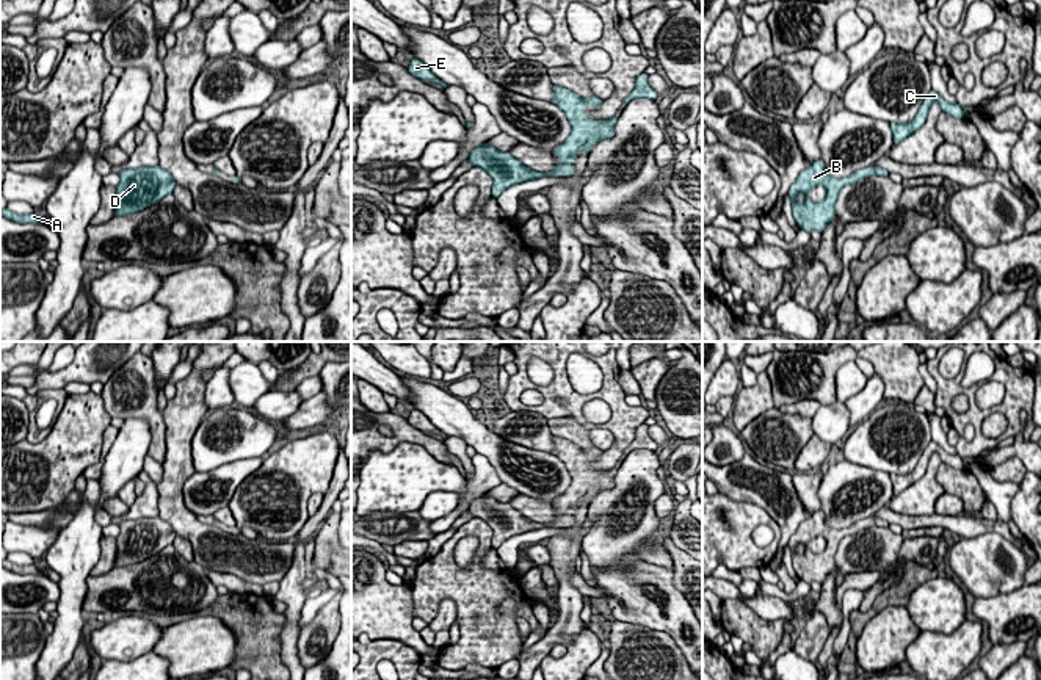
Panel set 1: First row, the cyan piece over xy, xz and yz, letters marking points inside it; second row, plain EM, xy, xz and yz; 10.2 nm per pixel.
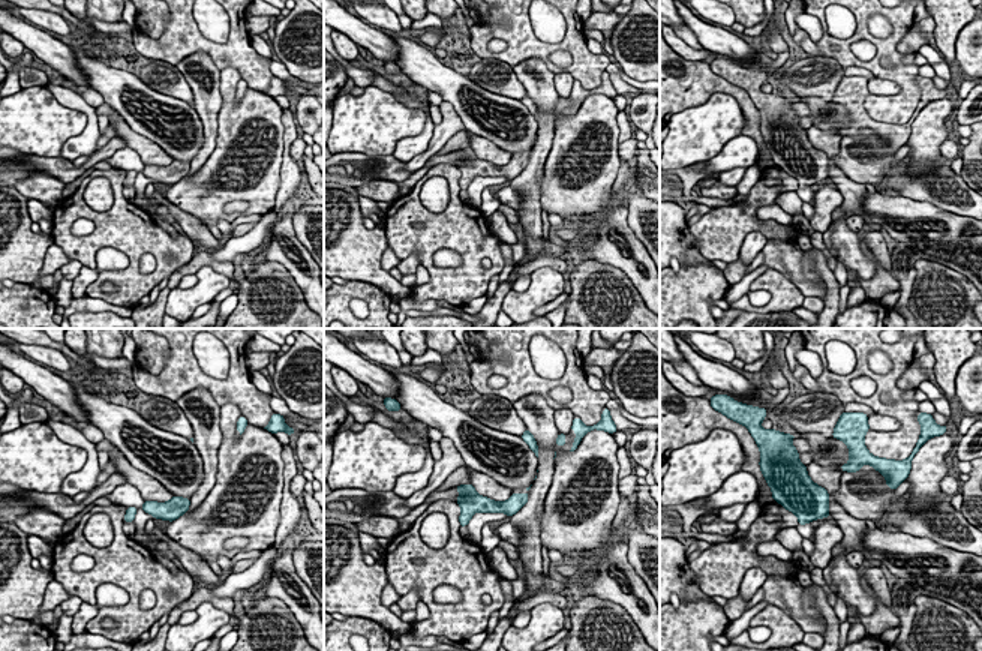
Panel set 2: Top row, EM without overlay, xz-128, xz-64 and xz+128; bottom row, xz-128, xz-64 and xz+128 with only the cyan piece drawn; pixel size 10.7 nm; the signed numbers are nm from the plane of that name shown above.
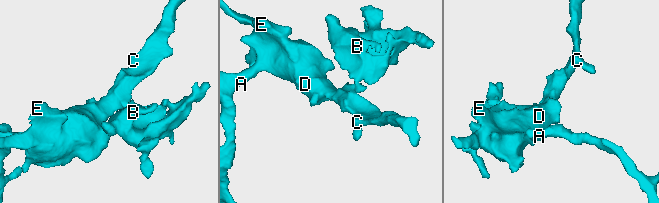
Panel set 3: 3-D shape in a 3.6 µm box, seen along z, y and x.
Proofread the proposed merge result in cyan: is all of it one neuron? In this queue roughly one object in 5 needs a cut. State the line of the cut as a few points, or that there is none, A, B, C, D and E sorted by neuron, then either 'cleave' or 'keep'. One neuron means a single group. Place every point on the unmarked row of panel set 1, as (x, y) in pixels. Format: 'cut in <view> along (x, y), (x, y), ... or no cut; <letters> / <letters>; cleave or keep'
no cut; A B C D E; keep

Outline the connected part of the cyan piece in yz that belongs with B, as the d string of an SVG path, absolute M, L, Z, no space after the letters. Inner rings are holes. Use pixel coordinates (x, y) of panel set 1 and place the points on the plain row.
M822 511L814 512L809 519L801 522L796 533L792 534L789 541L792 564L796 577L806 583L823 583L836 566L836 553L840 541L845 536L858 534L859 531L867 530L872 525L883 528L889 526L889 523L880 517L869 517L854 522L848 528L834 530L826 525ZM817 536L822 536L826 541L826 547L822 553L812 553L807 548L807 544Z

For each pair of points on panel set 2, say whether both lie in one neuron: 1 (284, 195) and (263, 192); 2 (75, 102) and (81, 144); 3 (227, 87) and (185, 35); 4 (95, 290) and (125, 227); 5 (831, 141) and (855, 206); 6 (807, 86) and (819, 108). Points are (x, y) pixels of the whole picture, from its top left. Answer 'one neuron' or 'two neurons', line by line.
1: two neurons
2: one neuron
3: two neurons
4: one neuron
5: one neuron
6: two neurons

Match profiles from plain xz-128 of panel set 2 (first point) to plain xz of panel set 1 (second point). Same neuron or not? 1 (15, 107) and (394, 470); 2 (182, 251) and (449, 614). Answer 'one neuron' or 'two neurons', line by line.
1: one neuron
2: two neurons

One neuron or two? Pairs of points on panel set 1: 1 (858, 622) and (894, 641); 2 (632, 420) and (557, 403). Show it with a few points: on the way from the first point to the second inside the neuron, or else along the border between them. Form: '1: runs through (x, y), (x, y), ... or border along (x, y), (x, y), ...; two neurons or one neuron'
1: border along (897, 605), (888, 605), (866, 624), (856, 661); two neurons
2: runs through (613, 401), (607, 395), (596, 395), (576, 401); one neuron

